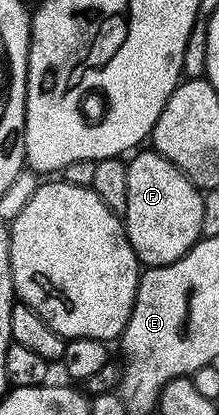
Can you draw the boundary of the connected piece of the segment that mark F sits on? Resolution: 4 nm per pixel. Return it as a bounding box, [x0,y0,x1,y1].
[123,149,203,268]

